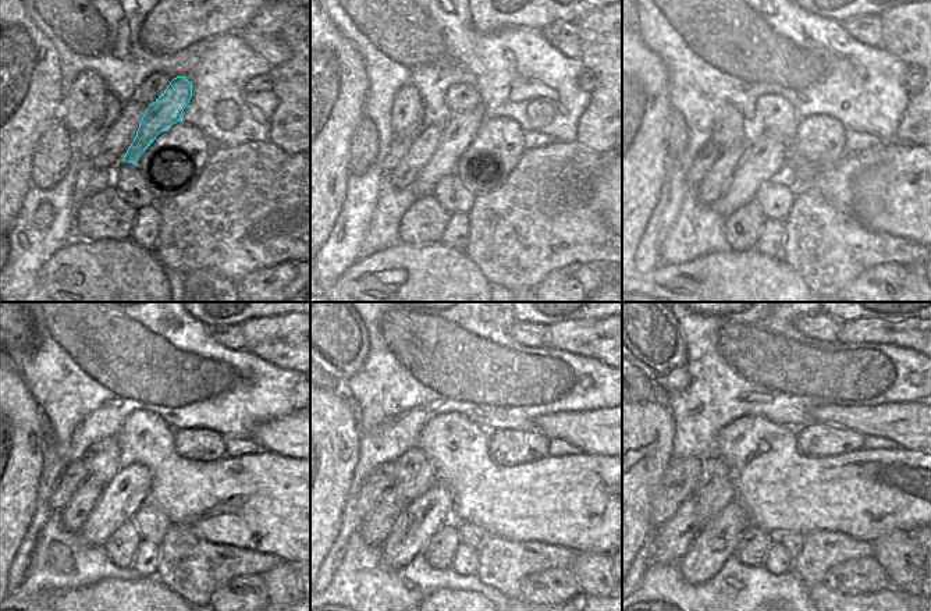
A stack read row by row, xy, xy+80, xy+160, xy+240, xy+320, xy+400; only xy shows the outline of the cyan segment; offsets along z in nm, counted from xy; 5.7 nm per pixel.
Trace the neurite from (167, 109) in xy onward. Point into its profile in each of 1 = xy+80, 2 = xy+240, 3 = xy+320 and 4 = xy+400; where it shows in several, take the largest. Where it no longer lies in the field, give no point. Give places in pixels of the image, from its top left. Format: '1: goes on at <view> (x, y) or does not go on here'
1: goes on at xy+80 (461, 128)
2: goes on at xy+240 (130, 489)
3: goes on at xy+320 (420, 518)
4: goes on at xy+400 (715, 542)

